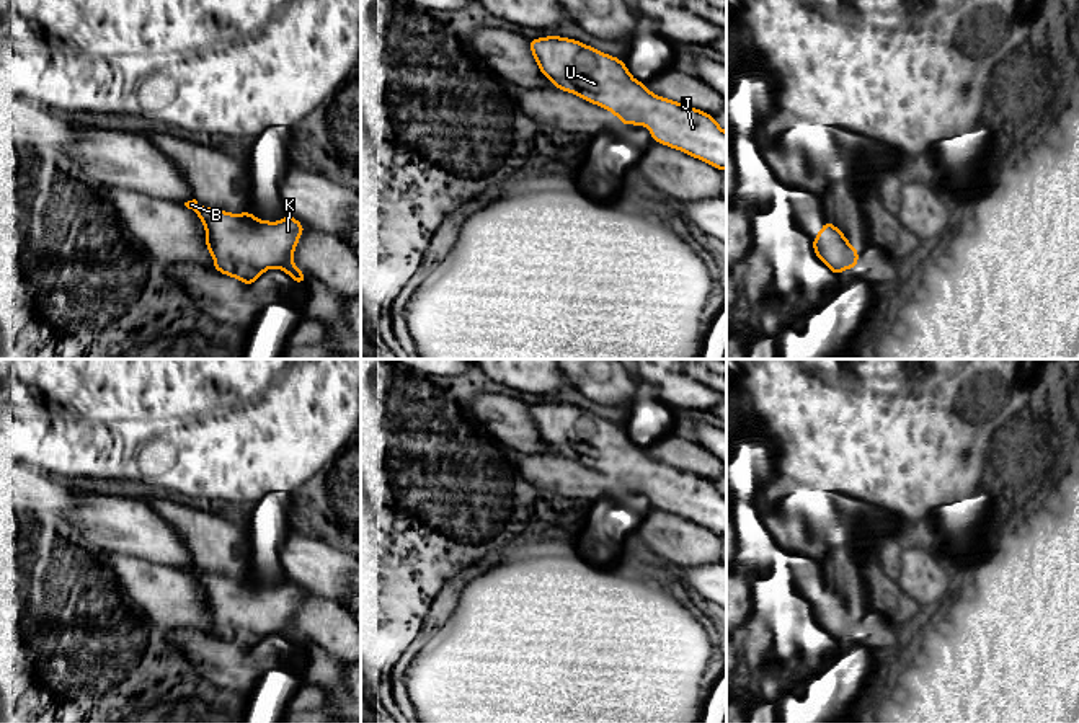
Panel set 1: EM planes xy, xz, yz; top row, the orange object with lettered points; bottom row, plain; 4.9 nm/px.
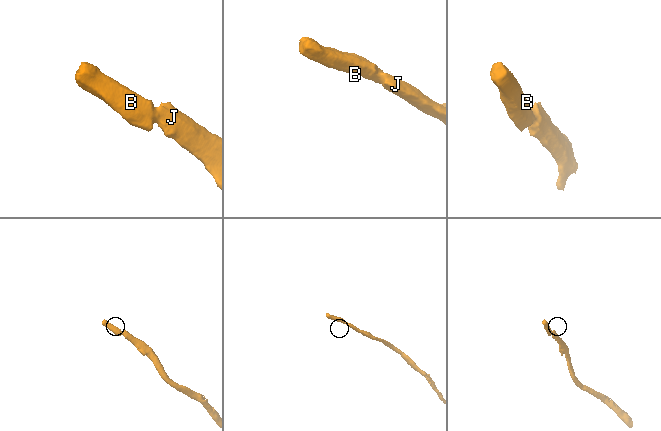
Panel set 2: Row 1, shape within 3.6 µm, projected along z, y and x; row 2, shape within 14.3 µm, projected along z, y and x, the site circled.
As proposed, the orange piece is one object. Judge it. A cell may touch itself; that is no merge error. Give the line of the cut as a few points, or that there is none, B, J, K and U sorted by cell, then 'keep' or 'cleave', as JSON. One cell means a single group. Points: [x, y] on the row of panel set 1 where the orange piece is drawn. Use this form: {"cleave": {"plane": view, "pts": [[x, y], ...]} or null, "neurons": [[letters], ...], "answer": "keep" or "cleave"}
{"cleave": null, "neurons": [["B", "J", "K", "U"]], "answer": "keep"}

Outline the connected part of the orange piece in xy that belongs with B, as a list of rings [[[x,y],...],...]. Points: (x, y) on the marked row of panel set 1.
[[[196,199],[184,206],[198,214],[206,228],[206,246],[212,255],[214,269],[240,279],[245,286],[251,286],[264,271],[271,268],[282,269],[295,284],[304,284],[304,274],[292,261],[300,235],[305,227],[292,215],[284,215],[279,222],[260,220],[250,211],[242,214],[225,212],[222,209],[202,207]]]

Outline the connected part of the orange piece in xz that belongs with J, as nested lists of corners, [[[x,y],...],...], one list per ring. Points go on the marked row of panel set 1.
[[[545,36],[531,39],[529,47],[542,75],[555,88],[611,111],[622,126],[646,126],[651,139],[661,145],[681,150],[720,171],[726,170],[726,132],[712,114],[651,93],[645,83],[632,77],[624,60],[576,39]]]

